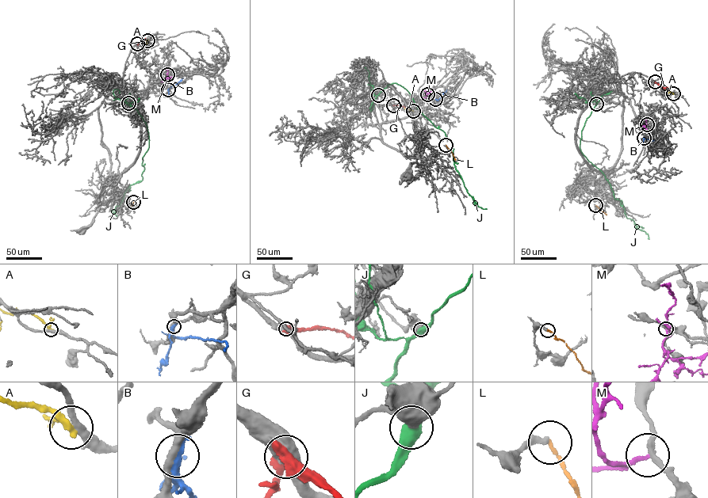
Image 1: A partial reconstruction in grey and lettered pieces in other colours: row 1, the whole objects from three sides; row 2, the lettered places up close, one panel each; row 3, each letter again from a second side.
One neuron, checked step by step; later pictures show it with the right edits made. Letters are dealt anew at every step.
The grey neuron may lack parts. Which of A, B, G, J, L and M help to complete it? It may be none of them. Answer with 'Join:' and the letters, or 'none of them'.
Join: none of them

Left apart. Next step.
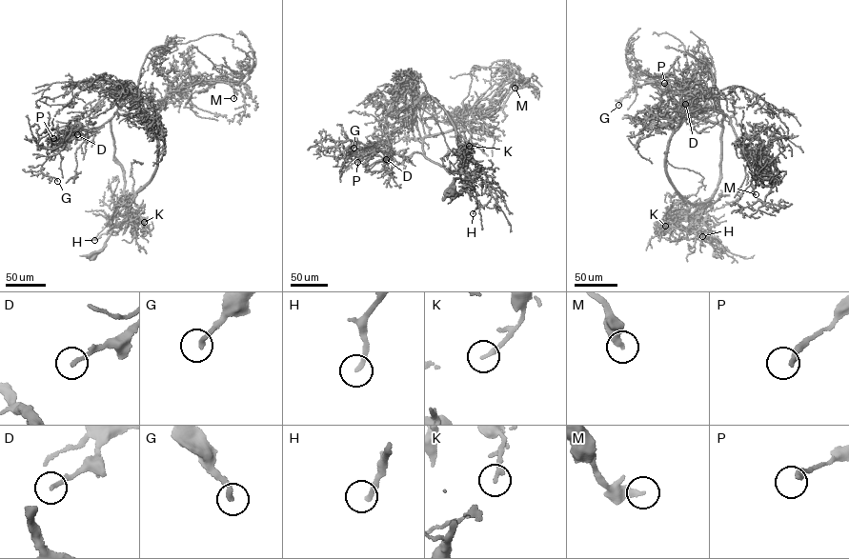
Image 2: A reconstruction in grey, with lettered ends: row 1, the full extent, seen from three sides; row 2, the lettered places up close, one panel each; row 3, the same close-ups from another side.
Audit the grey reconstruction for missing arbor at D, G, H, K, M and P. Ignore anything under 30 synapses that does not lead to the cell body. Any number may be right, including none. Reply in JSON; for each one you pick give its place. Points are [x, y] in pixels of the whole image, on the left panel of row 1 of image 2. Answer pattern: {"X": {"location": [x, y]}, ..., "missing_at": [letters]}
{"H": {"location": [94, 240]}, "missing_at": ["H"]}

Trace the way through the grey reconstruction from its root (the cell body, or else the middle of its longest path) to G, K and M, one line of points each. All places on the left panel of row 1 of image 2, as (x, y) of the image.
G: (93, 256), (111, 234), (124, 182), (111, 119), (70, 131), (62, 149), (47, 158), (40, 170), (57, 181)
K: (93, 256), (111, 234), (121, 195), (131, 208), (131, 219), (140, 216), (146, 219), (144, 222)
M: (93, 256), (111, 234), (123, 190), (111, 119), (125, 99), (155, 100), (201, 80), (227, 83), (233, 98)

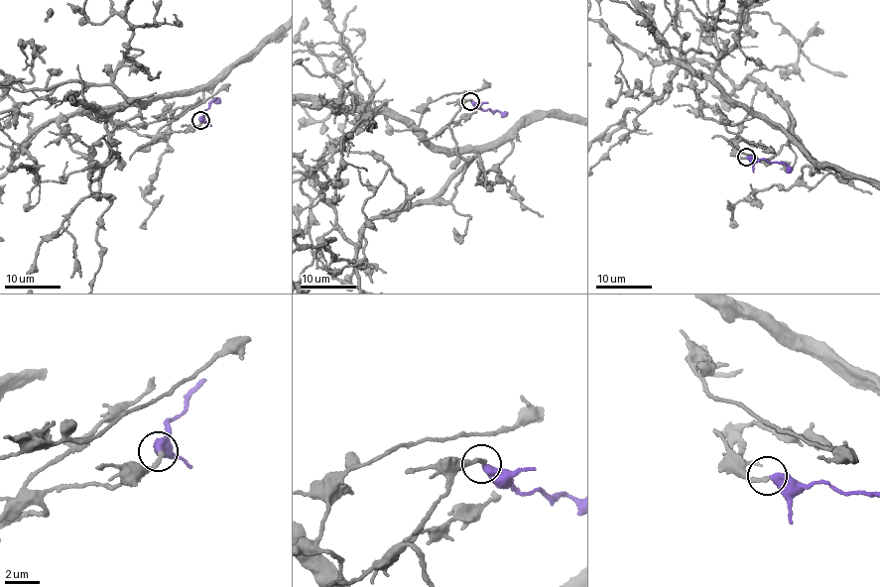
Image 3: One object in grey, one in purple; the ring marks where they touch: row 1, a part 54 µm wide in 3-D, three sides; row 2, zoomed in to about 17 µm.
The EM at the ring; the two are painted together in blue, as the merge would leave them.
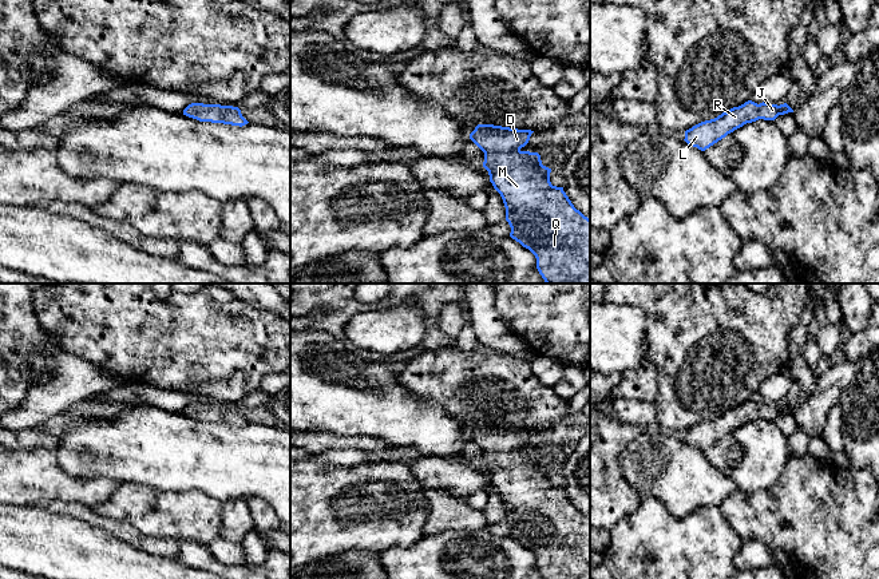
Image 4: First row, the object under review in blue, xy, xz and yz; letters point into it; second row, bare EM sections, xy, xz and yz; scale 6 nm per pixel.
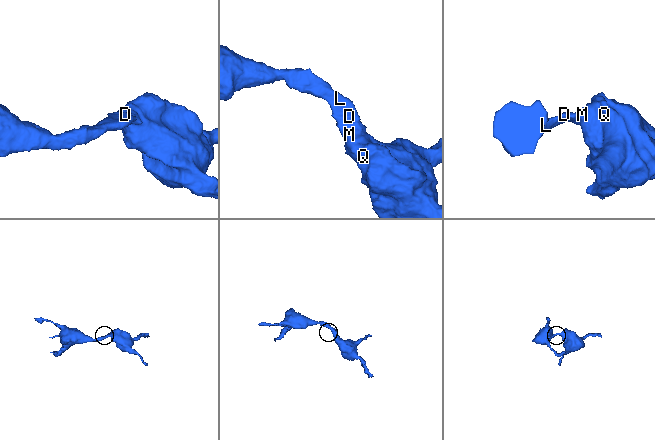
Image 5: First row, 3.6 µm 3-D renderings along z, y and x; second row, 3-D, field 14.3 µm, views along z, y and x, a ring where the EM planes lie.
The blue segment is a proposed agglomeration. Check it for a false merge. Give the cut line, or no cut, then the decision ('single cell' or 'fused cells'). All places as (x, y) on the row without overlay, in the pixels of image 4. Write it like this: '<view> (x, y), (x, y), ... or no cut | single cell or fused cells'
no cut | single cell

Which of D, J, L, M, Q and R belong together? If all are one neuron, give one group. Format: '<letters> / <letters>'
D J L M Q R

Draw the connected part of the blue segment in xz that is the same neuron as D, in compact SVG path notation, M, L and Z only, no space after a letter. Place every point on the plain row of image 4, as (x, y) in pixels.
M478 424L470 439L484 452L483 467L490 481L500 493L506 507L510 536L528 548L536 558L536 568L543 579L590 579L590 519L574 507L563 487L550 481L551 468L542 464L538 452L522 451L534 431L494 424Z

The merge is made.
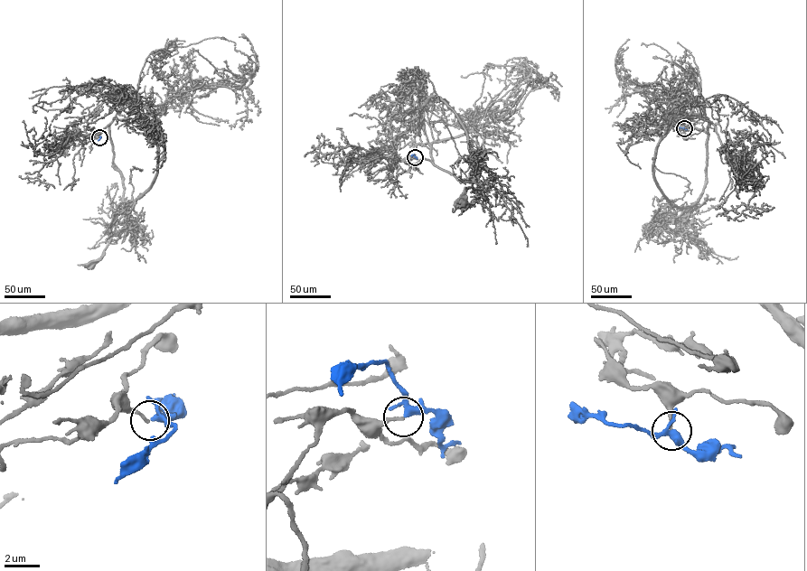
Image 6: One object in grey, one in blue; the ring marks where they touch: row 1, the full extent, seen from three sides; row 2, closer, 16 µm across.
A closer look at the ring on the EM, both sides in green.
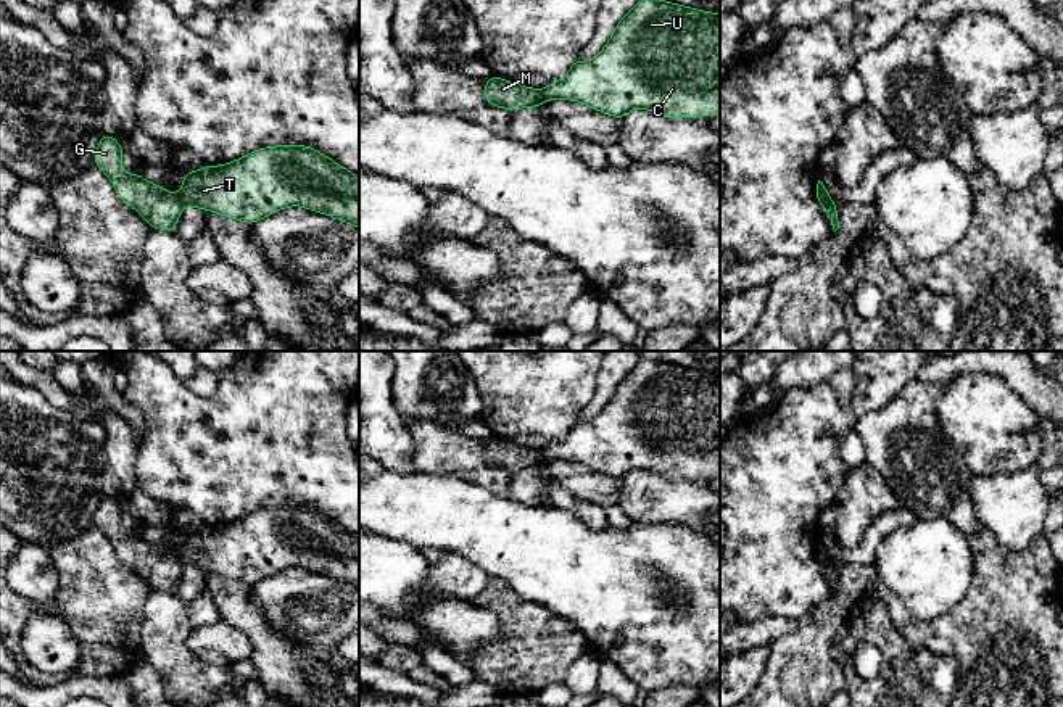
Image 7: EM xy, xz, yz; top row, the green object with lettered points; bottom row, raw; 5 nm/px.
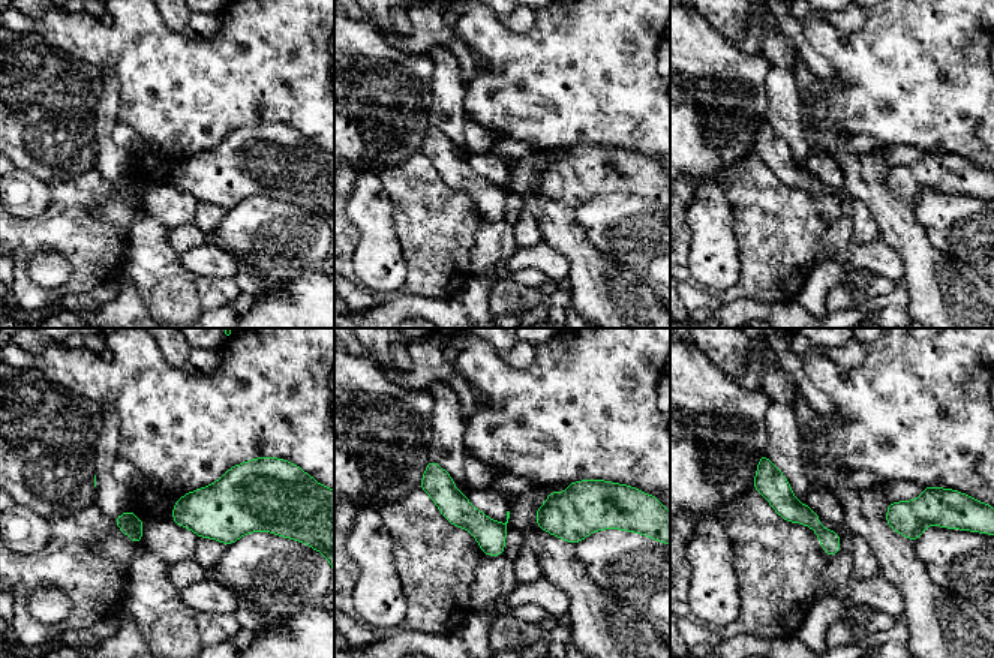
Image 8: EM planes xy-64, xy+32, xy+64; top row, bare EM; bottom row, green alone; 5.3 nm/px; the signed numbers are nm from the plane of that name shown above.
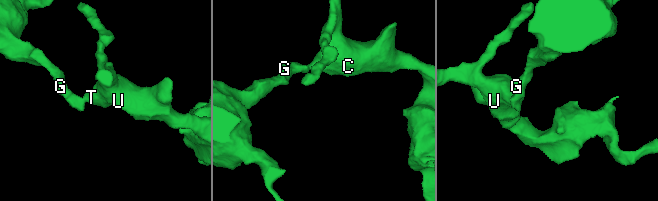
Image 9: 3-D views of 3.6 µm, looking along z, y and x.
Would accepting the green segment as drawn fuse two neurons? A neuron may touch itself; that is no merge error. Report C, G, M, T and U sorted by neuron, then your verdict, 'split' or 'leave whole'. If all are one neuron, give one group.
C T U / G M; split

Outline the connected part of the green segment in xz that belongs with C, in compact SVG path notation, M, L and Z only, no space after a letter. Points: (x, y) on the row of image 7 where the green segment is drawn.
M638 0L591 61L575 60L567 76L546 85L541 95L544 101L585 103L614 118L638 108L664 118L715 116L720 113L720 13L665 0Z

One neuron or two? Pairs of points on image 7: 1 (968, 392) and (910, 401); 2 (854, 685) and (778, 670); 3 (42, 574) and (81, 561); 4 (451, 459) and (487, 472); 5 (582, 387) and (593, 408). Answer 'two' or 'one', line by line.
1: two
2: two
3: two
4: one
5: two

